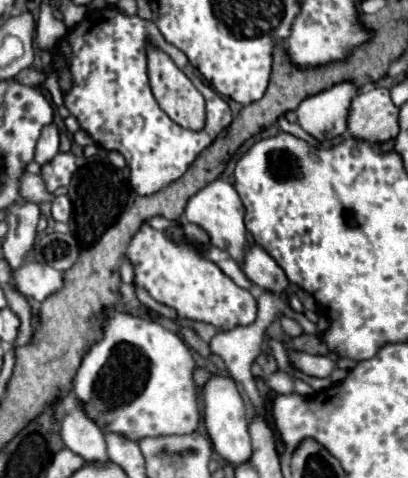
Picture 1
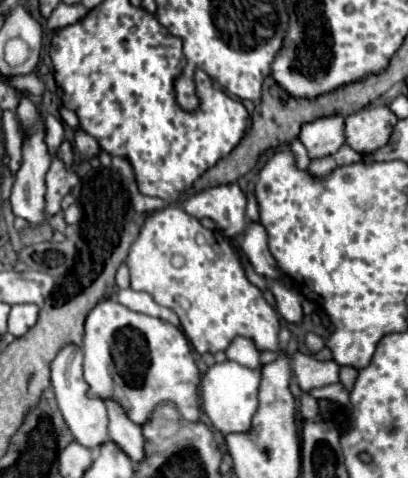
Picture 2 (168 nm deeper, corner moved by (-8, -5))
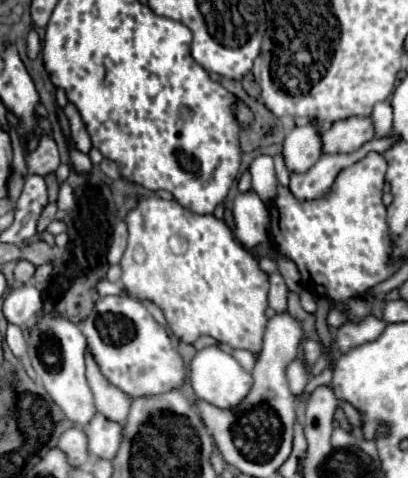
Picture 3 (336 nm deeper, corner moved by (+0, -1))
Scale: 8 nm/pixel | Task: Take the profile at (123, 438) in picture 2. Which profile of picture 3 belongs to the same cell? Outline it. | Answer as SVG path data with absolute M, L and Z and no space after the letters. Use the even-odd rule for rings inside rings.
M86 358L86 378L94 392L98 412L112 422L118 422L120 426L126 426L126 418L128 418L132 400L126 394L120 394L120 390L116 390L116 386L112 386L100 374L100 370L98 370L96 362L92 362L92 358Z

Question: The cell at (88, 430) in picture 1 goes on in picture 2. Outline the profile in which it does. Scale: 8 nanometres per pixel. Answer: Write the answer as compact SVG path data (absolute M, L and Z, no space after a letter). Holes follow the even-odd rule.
M66 344L50 364L50 378L52 378L52 388L56 394L60 412L64 414L64 420L72 430L74 438L86 448L96 448L108 440L108 416L106 416L104 400L88 394L90 390L82 374L82 358L84 358L82 346Z

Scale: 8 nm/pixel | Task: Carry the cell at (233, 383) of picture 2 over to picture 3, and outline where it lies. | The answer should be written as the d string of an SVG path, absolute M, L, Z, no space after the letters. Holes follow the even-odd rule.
M216 346L196 352L194 360L190 362L190 382L200 400L218 408L236 408L252 388L250 372L246 372L228 352L222 352Z

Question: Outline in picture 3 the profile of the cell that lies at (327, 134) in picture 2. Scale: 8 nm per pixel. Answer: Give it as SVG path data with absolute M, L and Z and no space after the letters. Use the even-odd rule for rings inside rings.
M308 124L304 128L296 126L284 138L284 162L286 168L292 170L308 170L312 164L318 162L322 154L322 134L318 126Z

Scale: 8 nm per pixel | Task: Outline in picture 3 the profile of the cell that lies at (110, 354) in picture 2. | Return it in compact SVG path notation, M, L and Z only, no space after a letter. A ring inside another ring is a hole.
M100 298L88 318L82 322L82 334L88 342L86 354L96 360L102 376L120 388L126 396L140 398L182 388L184 360L174 350L168 330L152 318L152 314L140 304L138 298Z

